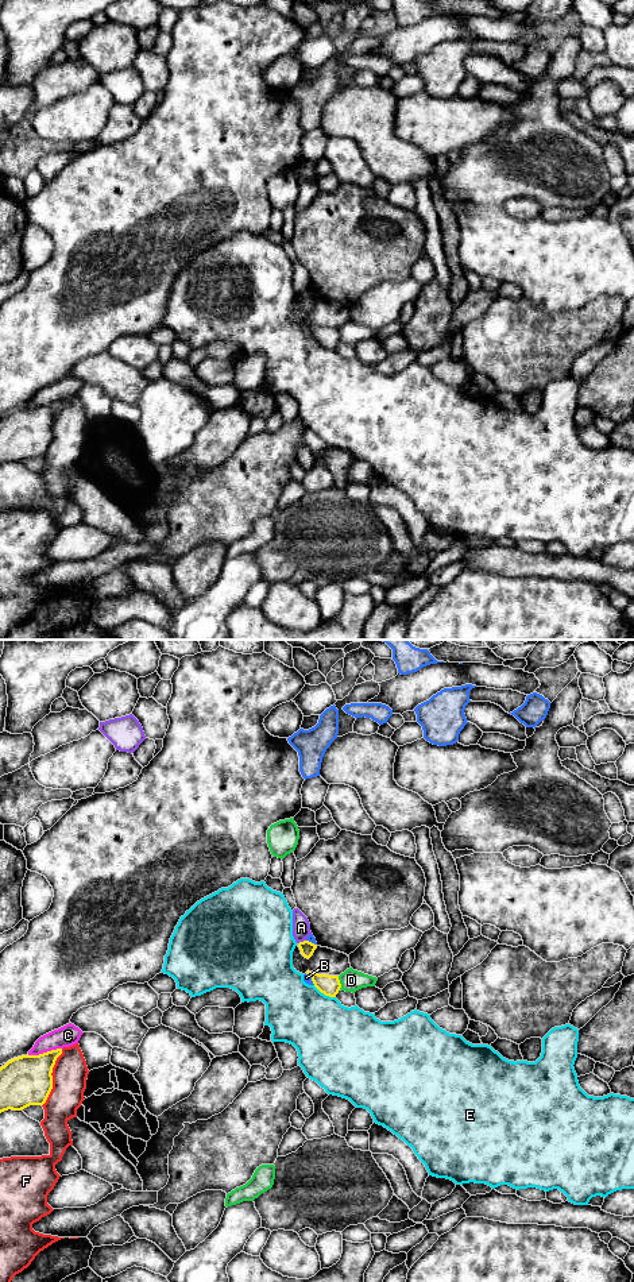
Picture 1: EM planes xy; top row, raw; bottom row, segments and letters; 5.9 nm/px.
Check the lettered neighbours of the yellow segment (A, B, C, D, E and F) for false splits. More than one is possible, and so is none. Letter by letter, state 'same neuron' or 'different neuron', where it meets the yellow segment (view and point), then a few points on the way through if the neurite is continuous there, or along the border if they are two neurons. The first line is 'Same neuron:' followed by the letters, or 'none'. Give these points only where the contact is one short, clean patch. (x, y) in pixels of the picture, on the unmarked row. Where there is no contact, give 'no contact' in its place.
Same neuron: none
A: different neuron | xy (301, 294) | along xy (305, 292), (298, 296)
B: different neuron | xy (312, 331)
C: different neuron | xy (43, 405)
D: different neuron | xy (339, 335)
E: different neuron | xy (324, 346)
F: different neuron | xy (51, 429)

